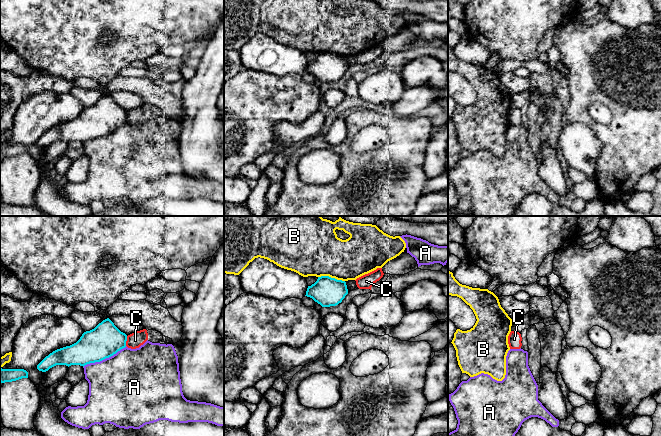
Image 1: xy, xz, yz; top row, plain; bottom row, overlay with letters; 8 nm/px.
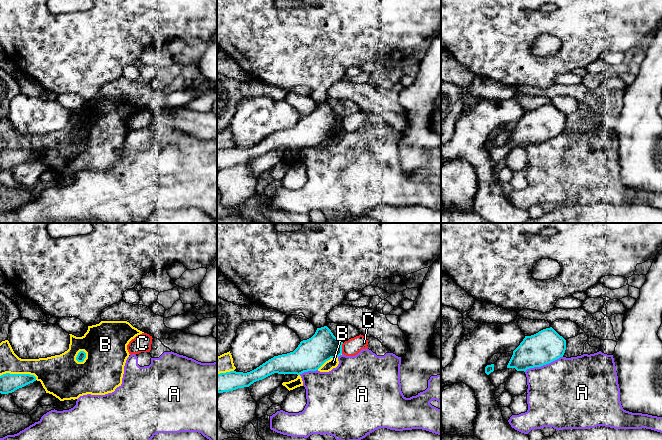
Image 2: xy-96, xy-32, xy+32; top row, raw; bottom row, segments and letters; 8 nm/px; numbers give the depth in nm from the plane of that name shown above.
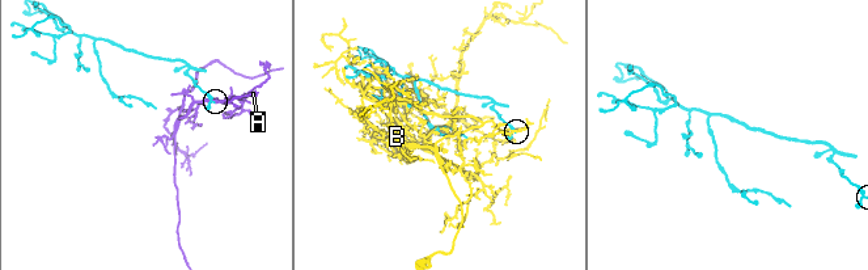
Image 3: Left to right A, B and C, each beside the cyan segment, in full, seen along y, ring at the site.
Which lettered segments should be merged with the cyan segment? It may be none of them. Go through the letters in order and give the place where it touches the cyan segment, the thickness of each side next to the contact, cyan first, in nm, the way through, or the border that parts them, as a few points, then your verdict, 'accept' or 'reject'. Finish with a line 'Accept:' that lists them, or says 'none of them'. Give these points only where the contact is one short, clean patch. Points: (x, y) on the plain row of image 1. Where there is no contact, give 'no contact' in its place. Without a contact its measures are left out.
A: meets cyan in xy at (104, 134); 260 nm thick on the cyan side, 480 nm on the other; border along xy (126, 122), (108, 133), (87, 139), (83, 143); reject
B: meets cyan in xz at (330, 53); 240 nm thick on the cyan side, 420 nm on the other; reject
C: meets cyan in xy at (126, 116); 260 nm thick on the cyan side, 120 nm on the other; border along xy (127, 112), (125, 121); reject
Accept: none of them

